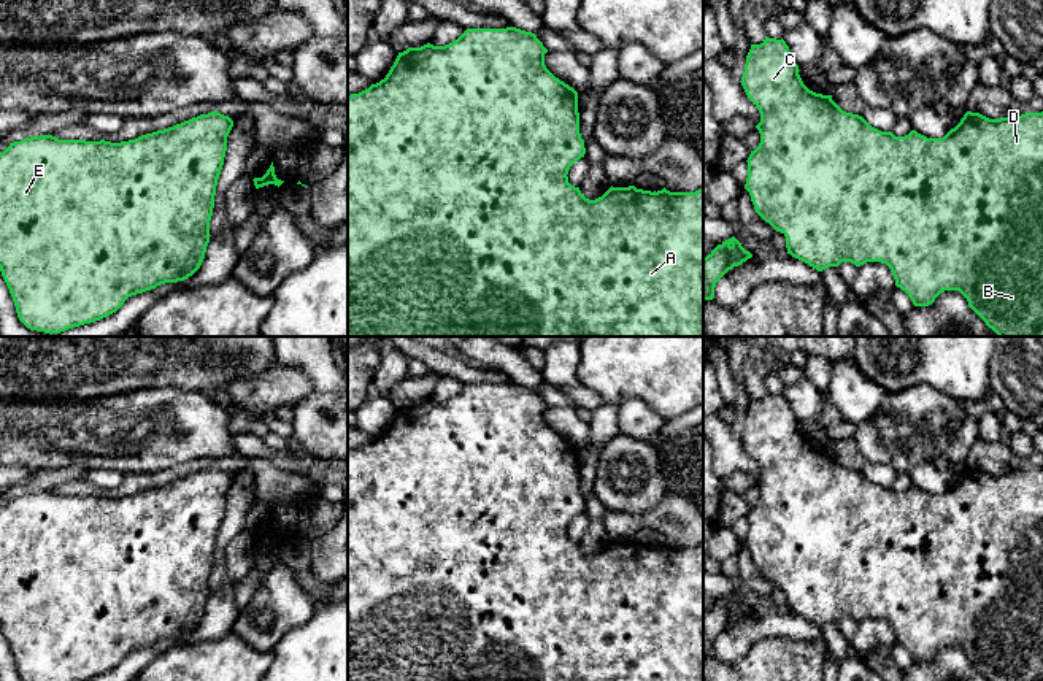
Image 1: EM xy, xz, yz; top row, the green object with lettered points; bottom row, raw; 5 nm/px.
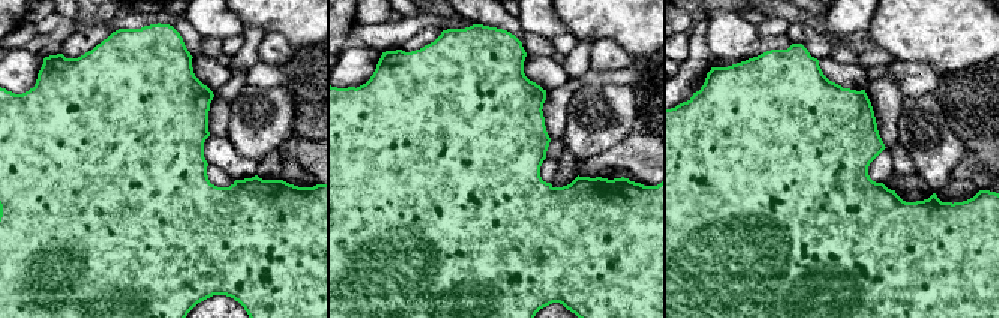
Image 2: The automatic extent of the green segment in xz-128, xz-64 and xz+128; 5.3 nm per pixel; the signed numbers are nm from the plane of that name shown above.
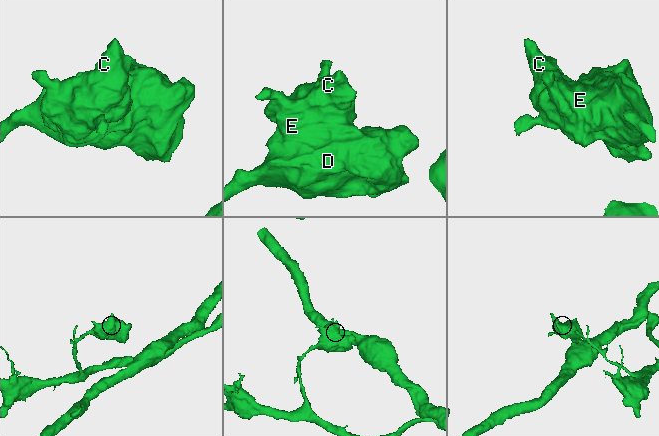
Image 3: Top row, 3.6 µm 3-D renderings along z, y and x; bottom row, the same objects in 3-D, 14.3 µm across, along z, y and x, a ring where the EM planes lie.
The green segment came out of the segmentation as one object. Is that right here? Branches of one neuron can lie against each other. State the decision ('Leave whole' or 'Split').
Leave whole

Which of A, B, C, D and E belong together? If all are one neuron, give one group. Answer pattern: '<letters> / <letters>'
A B C D E

